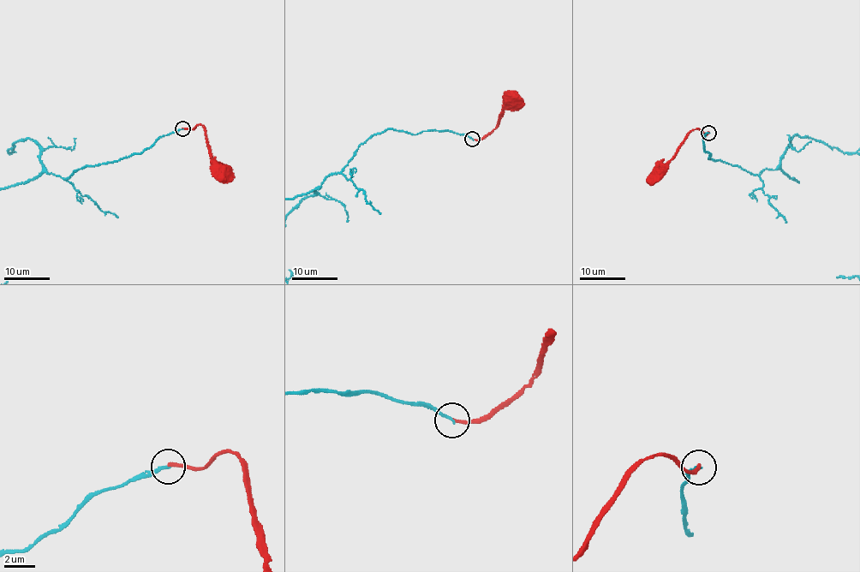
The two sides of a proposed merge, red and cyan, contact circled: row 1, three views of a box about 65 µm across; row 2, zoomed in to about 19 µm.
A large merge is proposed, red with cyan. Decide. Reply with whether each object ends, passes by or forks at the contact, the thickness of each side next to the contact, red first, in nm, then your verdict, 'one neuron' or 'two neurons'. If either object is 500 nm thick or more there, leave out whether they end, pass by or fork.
red ends | cyan ends | 220/180 nm | two neurons

